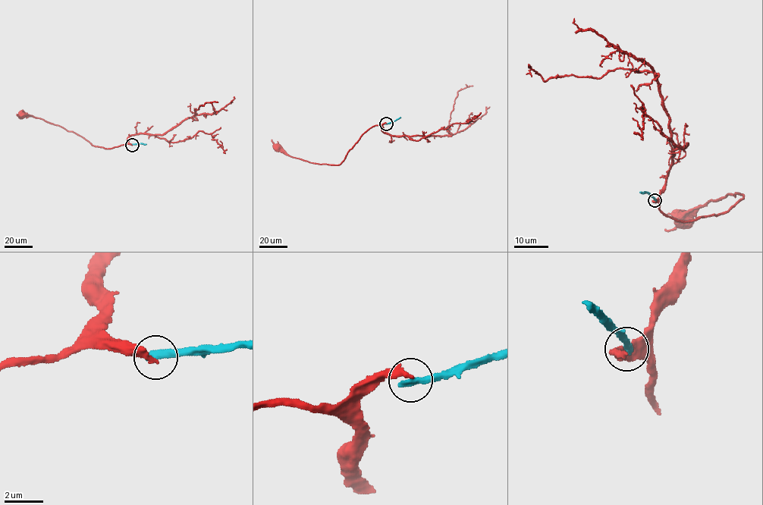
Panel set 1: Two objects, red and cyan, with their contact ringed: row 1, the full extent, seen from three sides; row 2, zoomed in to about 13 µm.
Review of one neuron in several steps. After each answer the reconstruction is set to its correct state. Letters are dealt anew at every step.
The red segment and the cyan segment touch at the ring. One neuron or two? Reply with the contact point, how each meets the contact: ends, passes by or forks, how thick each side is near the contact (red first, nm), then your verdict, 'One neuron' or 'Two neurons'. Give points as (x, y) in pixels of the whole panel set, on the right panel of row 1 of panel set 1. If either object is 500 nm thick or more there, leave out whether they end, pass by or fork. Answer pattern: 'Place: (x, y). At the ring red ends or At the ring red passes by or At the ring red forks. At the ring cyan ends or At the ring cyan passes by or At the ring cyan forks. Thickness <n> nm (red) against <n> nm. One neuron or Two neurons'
Place: (654, 200). At the ring red ends. At the ring cyan ends. Thickness 320 nm (red) against 400 nm. Two neurons

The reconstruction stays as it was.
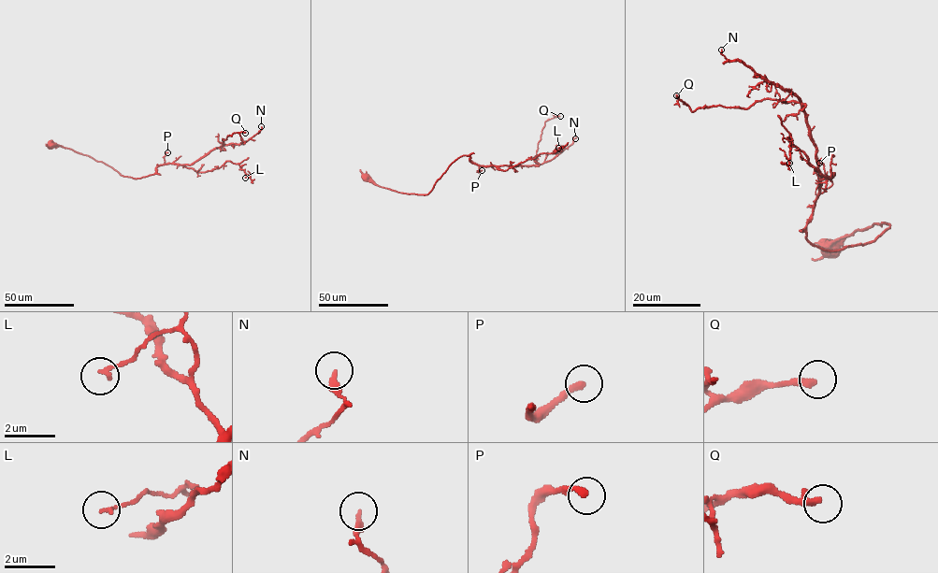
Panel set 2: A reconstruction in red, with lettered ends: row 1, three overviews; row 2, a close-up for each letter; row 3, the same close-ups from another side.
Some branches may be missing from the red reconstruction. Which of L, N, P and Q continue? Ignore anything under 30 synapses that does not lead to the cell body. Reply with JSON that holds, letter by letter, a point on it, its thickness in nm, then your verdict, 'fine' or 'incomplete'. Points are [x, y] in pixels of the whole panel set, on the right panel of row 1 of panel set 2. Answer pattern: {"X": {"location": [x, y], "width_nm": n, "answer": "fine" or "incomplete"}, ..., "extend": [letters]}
{"L": {"location": [789, 163], "width_nm": 150, "answer": "fine"}, "N": {"location": [721, 50], "width_nm": 240, "answer": "fine"}, "P": {"location": [819, 163], "width_nm": 240, "answer": "fine"}, "Q": {"location": [676, 95], "width_nm": 280, "answer": "fine"}, "extend": []}

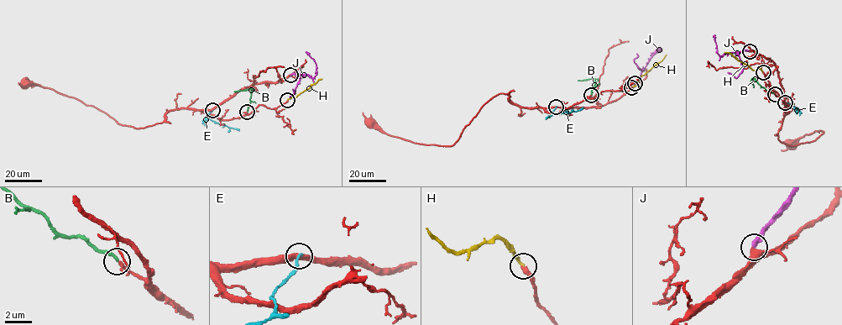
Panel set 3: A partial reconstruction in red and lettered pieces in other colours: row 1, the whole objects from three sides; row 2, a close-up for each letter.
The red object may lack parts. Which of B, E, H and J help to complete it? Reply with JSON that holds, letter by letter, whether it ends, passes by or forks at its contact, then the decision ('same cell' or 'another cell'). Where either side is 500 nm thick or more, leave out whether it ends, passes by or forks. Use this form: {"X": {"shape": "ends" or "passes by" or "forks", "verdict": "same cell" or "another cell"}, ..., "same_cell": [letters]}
{"B": {"shape": "ends", "verdict": "same cell"}, "E": {"shape": "ends", "verdict": "another cell"}, "H": {"shape": "ends", "verdict": "same cell"}, "J": {"shape": "ends", "verdict": "same cell"}, "same_cell": ["B", "H", "J"]}

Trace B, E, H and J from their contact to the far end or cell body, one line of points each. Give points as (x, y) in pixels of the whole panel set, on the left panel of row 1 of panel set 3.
B: (248, 112), (251, 89), (233, 91)
E: (212, 110), (209, 117), (212, 121), (239, 130)
H: (287, 100), (321, 79)
J: (290, 75), (304, 74), (313, 78), (316, 74), (316, 64), (305, 52)

